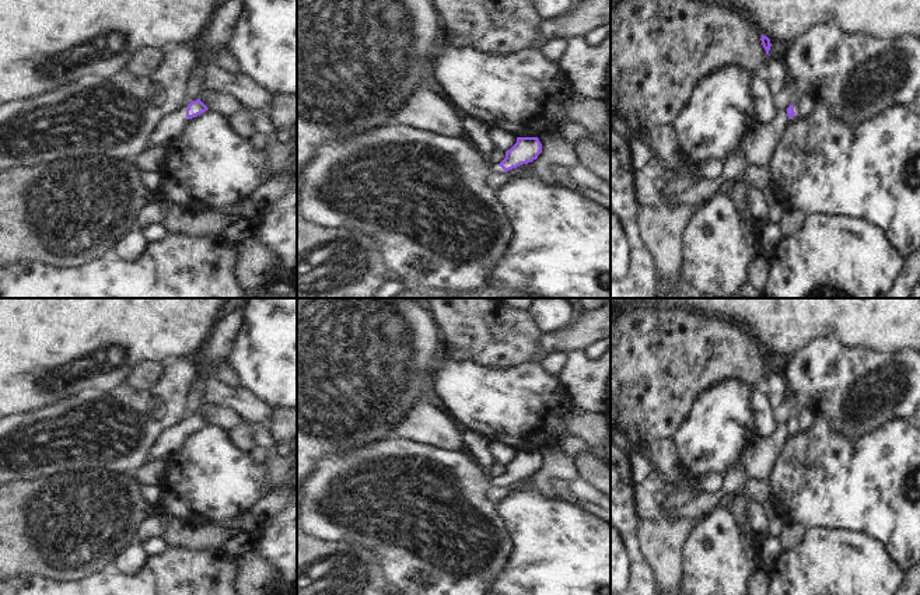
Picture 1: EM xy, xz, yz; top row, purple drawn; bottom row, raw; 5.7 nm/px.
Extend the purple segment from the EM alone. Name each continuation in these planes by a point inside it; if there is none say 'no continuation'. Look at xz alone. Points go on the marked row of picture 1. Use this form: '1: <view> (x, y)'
1: xz (478, 133)

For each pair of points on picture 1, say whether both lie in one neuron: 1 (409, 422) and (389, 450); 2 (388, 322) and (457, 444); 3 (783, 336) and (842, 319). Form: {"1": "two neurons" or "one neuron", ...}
{"1": "two neurons", "2": "two neurons", "3": "one neuron"}

